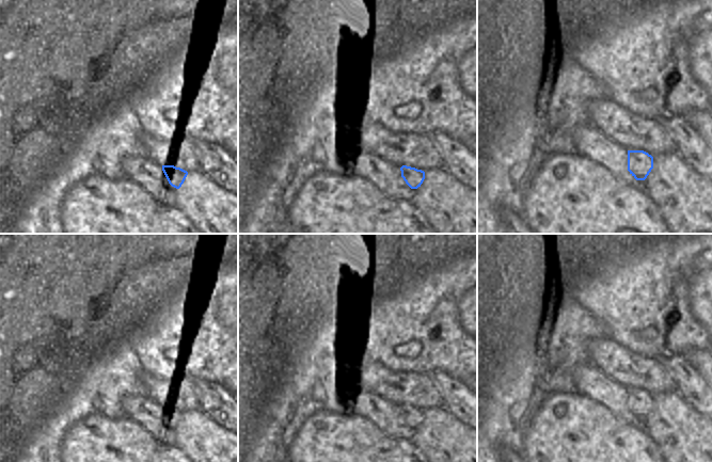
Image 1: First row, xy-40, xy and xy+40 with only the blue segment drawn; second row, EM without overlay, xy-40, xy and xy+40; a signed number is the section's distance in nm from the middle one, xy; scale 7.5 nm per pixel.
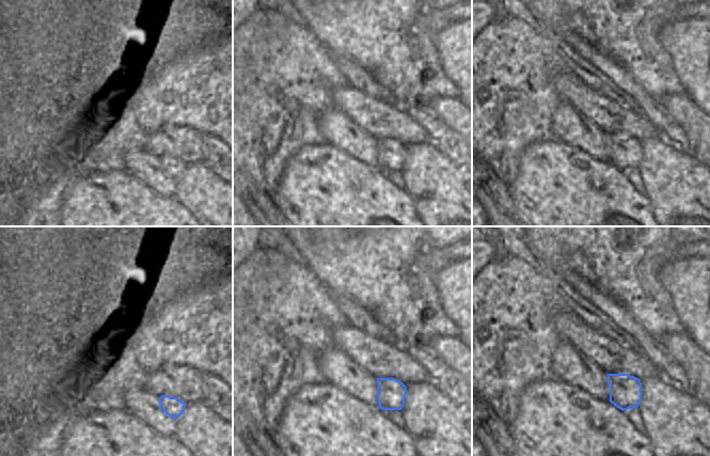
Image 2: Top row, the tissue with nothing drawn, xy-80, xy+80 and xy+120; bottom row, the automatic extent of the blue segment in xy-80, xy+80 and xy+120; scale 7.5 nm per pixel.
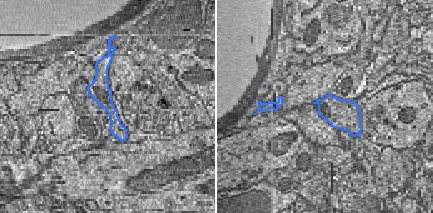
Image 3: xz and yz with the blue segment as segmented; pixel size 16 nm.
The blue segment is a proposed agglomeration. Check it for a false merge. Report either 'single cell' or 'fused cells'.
single cell

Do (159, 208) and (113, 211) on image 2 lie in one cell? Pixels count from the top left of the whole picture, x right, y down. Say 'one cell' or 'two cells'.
one cell

